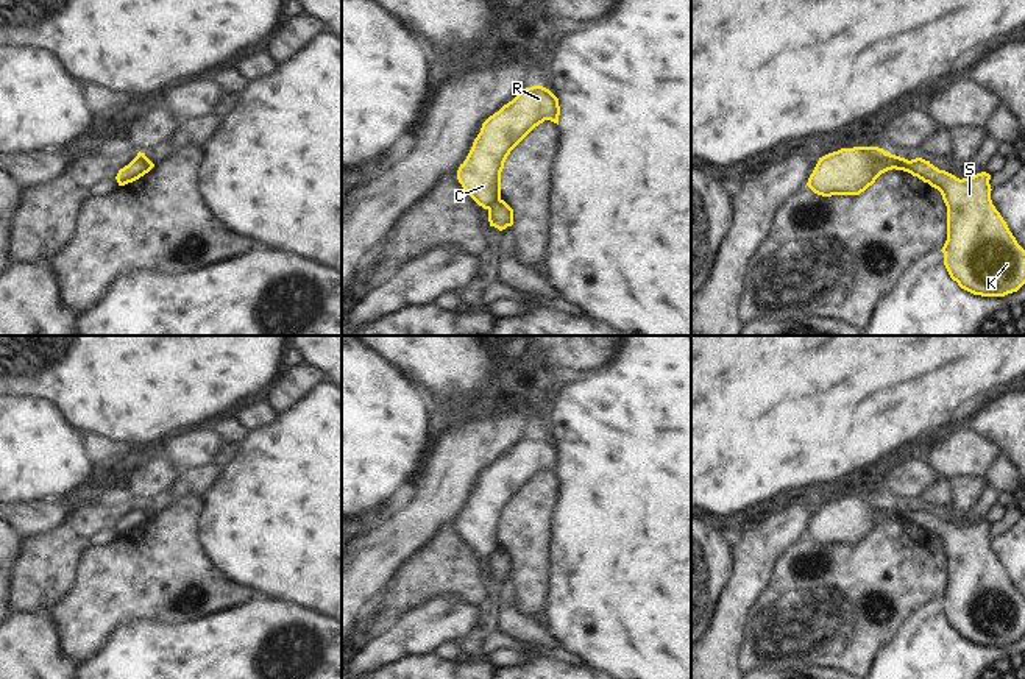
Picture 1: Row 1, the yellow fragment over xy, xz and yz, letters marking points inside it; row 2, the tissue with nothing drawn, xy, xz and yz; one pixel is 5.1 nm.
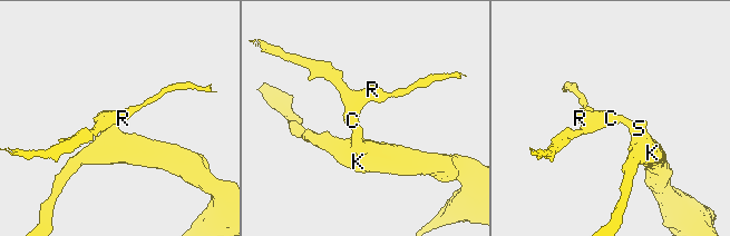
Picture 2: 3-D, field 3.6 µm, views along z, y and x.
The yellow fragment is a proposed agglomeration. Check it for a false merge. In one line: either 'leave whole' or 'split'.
split

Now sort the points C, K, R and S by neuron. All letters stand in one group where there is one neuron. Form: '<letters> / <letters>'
C R / K S

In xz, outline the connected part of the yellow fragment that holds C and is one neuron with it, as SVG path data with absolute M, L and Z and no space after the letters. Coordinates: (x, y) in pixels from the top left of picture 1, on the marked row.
M532 86L523 89L512 101L482 123L466 159L457 170L459 183L479 206L488 209L501 200L501 172L510 151L544 120L559 125L559 116L559 98L543 86Z

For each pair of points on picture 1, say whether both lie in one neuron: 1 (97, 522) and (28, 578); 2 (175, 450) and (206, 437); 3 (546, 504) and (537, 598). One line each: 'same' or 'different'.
1: same
2: same
3: same

